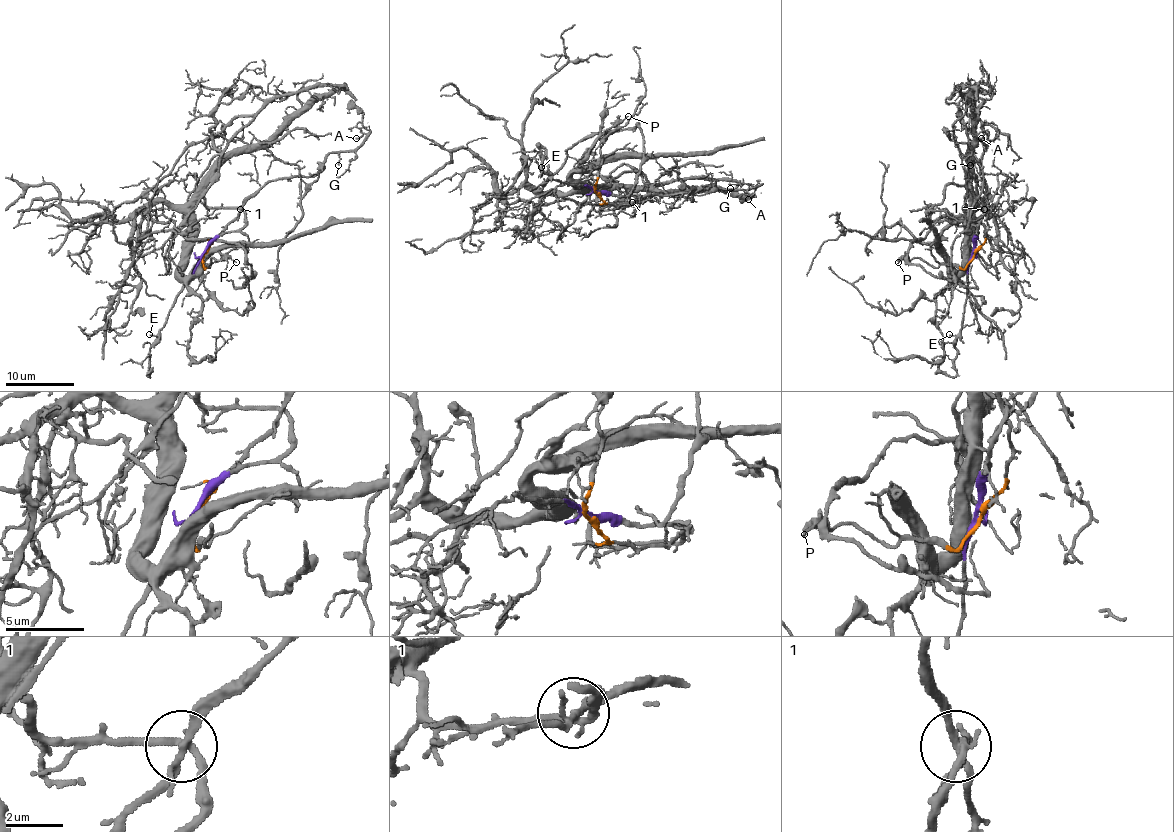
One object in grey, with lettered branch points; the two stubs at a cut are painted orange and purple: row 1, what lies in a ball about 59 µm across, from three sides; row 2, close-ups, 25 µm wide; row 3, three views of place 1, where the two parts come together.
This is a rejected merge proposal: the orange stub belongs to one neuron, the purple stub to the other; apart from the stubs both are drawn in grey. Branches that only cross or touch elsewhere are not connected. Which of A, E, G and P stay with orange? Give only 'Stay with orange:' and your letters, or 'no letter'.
Stay with orange: A, G, P

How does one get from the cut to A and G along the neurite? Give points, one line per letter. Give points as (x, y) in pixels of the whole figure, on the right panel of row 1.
A: (973, 254), (985, 239), (987, 215), (978, 198), (977, 176), (972, 169), (968, 135), (982, 138)
G: (973, 254), (985, 239), (987, 215), (978, 198), (972, 153), (970, 165)

